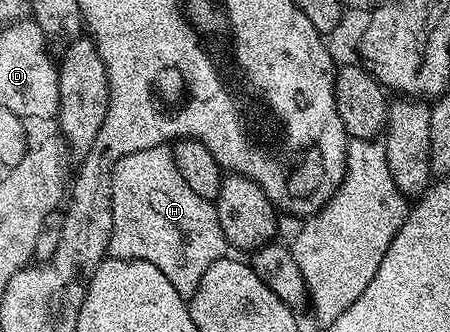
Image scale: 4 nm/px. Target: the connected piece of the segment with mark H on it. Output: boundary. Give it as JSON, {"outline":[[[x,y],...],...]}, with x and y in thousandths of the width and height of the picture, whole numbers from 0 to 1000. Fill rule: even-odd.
{"outline":[[[380,440],[316,449],[307,461],[276,467],[249,515],[244,608],[253,642],[253,690],[244,702],[240,768],[253,780],[324,786],[360,810],[360,822],[369,822],[369,846],[378,846],[400,889],[427,892],[458,810],[467,810],[476,786],[500,777],[502,735],[493,678],[484,678],[480,614],[473,602],[440,593],[440,581],[413,557],[404,521],[396,521],[396,497],[387,497]]]}

